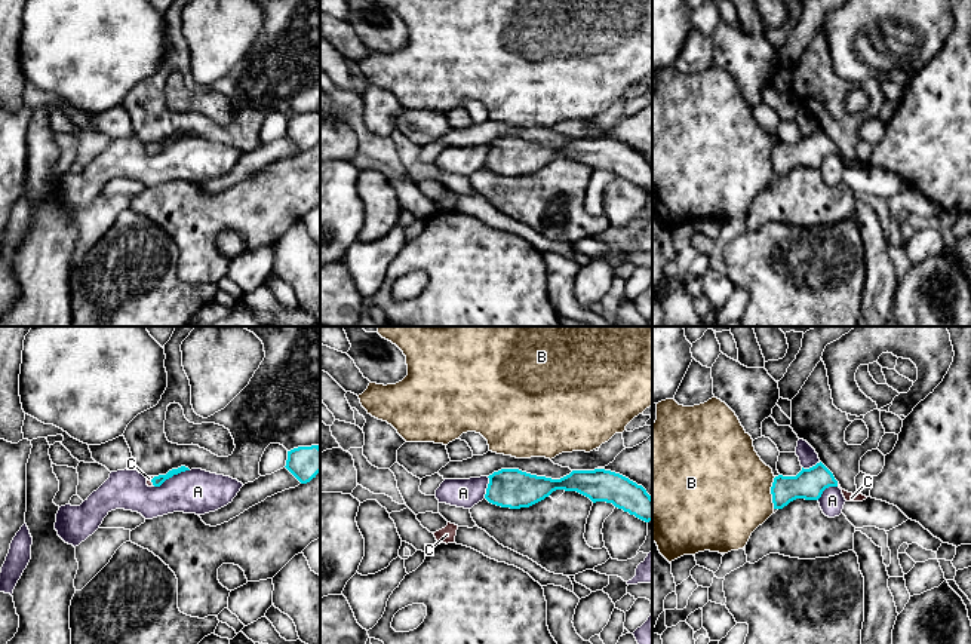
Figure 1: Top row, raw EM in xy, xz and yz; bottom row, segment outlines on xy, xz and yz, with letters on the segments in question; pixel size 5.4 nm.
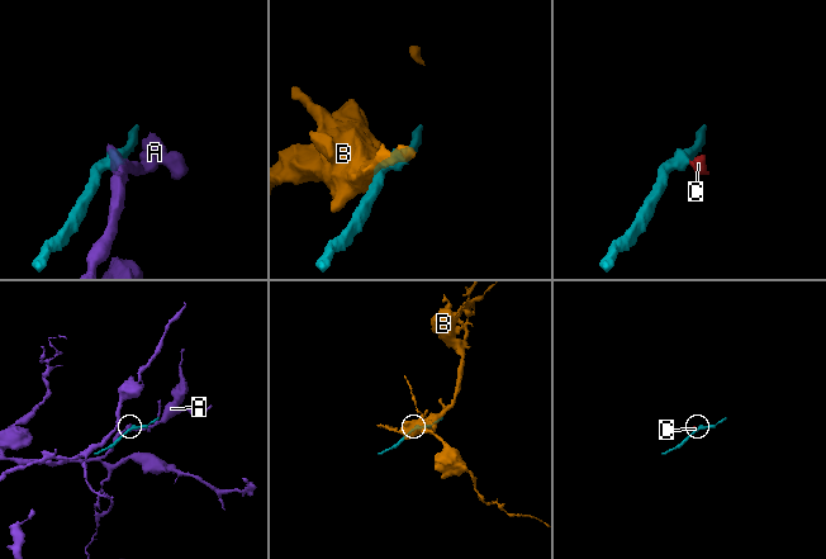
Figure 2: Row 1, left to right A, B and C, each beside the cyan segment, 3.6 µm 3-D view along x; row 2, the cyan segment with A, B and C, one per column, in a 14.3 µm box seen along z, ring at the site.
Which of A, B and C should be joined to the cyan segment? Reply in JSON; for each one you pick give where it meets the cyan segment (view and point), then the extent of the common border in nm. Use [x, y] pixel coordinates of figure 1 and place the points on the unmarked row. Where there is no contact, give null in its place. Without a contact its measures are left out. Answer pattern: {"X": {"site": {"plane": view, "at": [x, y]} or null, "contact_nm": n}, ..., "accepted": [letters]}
{"C": {"site": {"plane": "yz", "at": [836, 152]}, "contact_nm": 30}, "accepted": ["C"]}

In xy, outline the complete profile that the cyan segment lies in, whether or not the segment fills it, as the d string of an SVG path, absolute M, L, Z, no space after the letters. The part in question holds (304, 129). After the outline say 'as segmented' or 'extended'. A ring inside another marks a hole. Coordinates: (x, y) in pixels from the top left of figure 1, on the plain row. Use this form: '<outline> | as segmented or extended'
M298 114L288 119L285 134L301 151L310 150L320 139L320 114Z | as segmented

